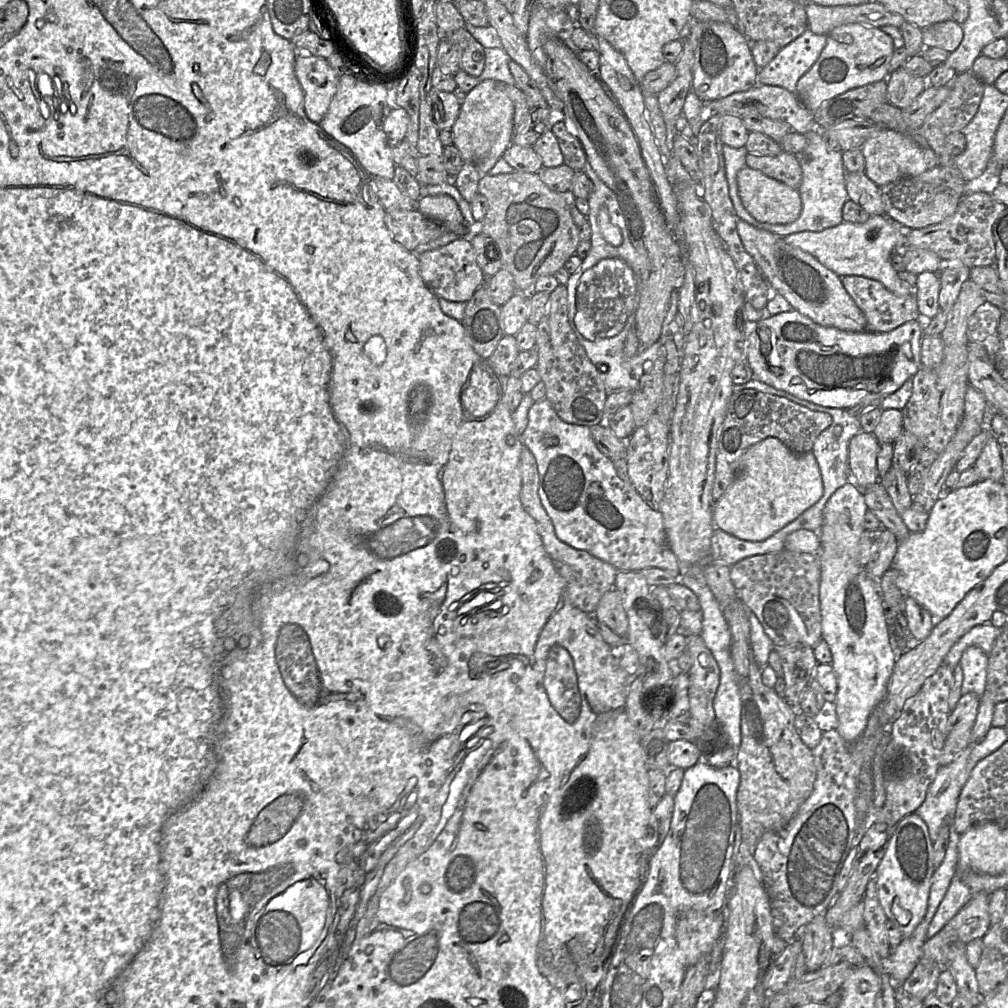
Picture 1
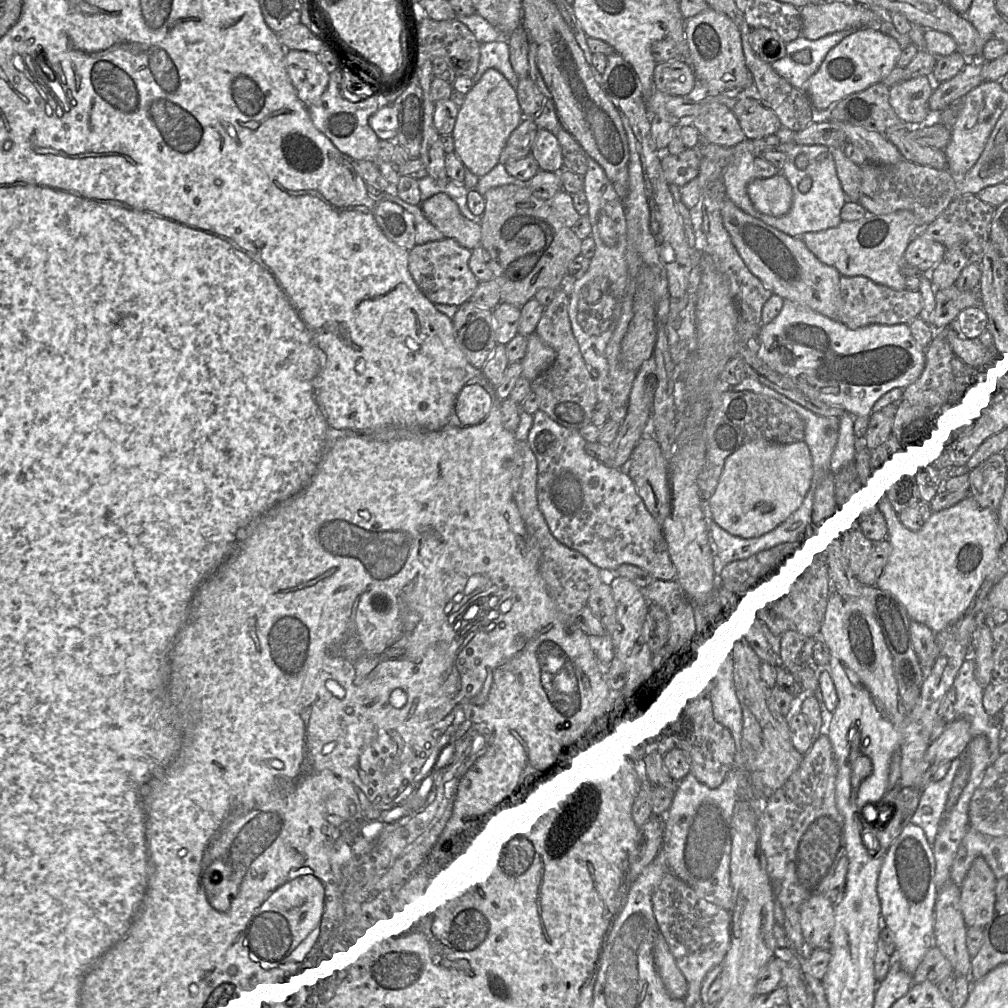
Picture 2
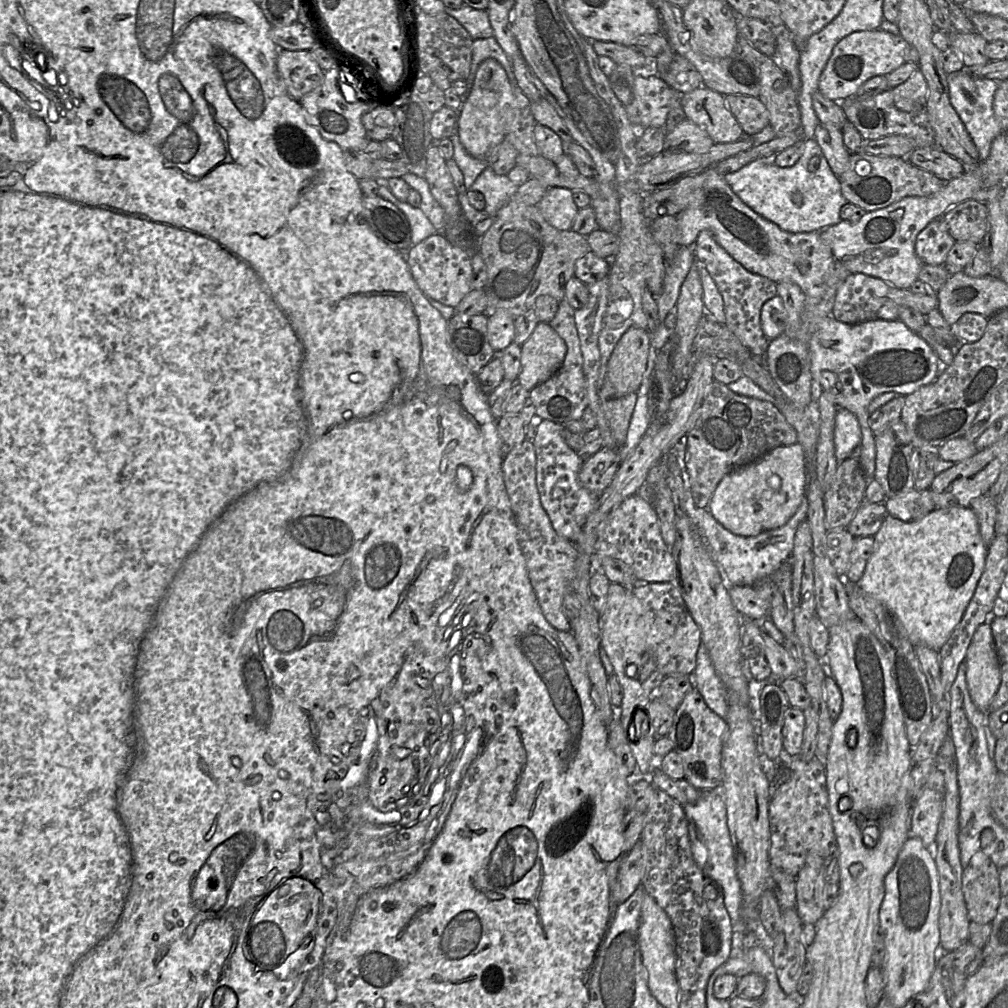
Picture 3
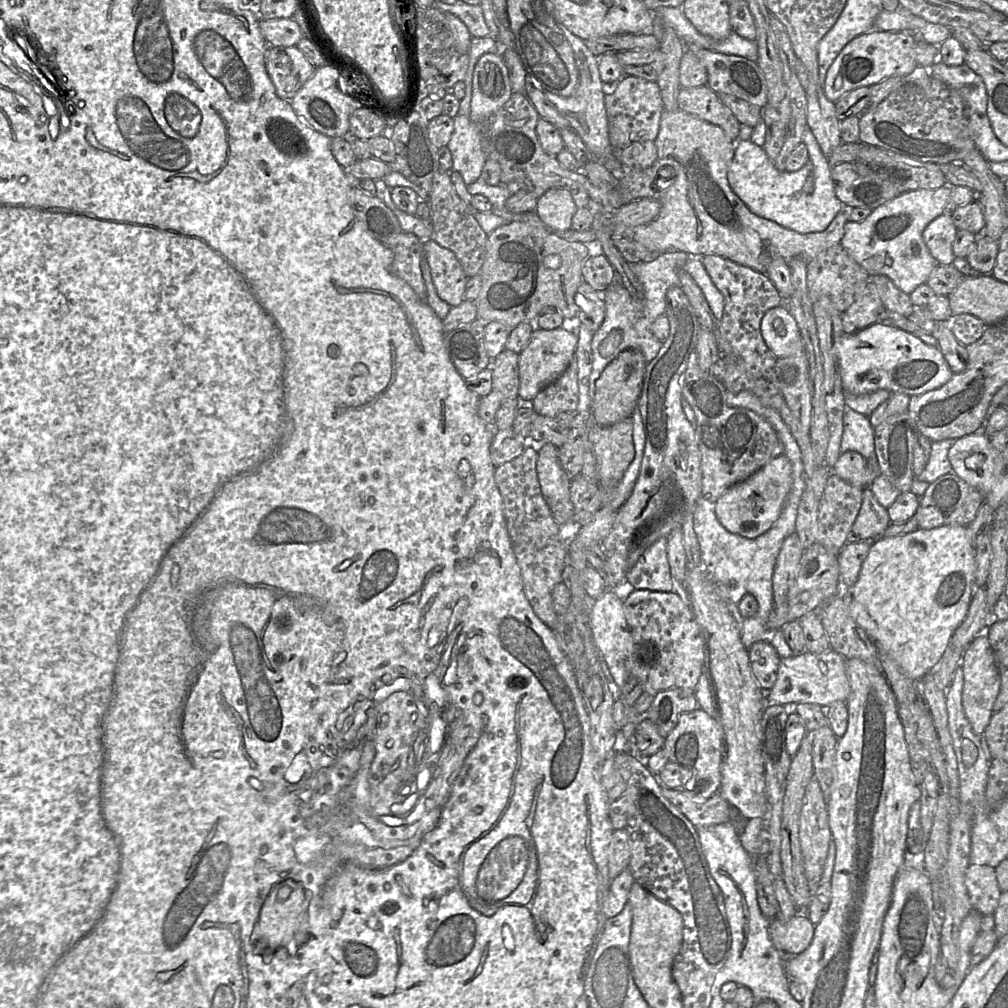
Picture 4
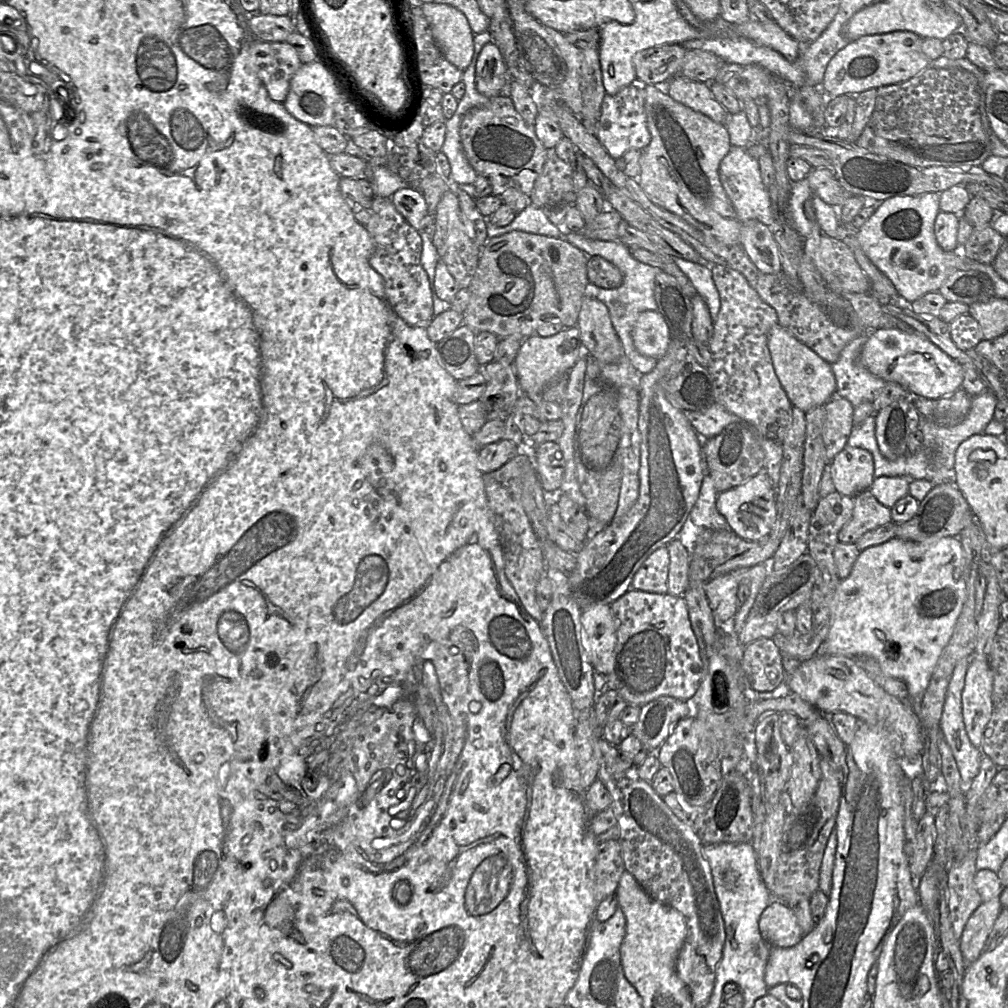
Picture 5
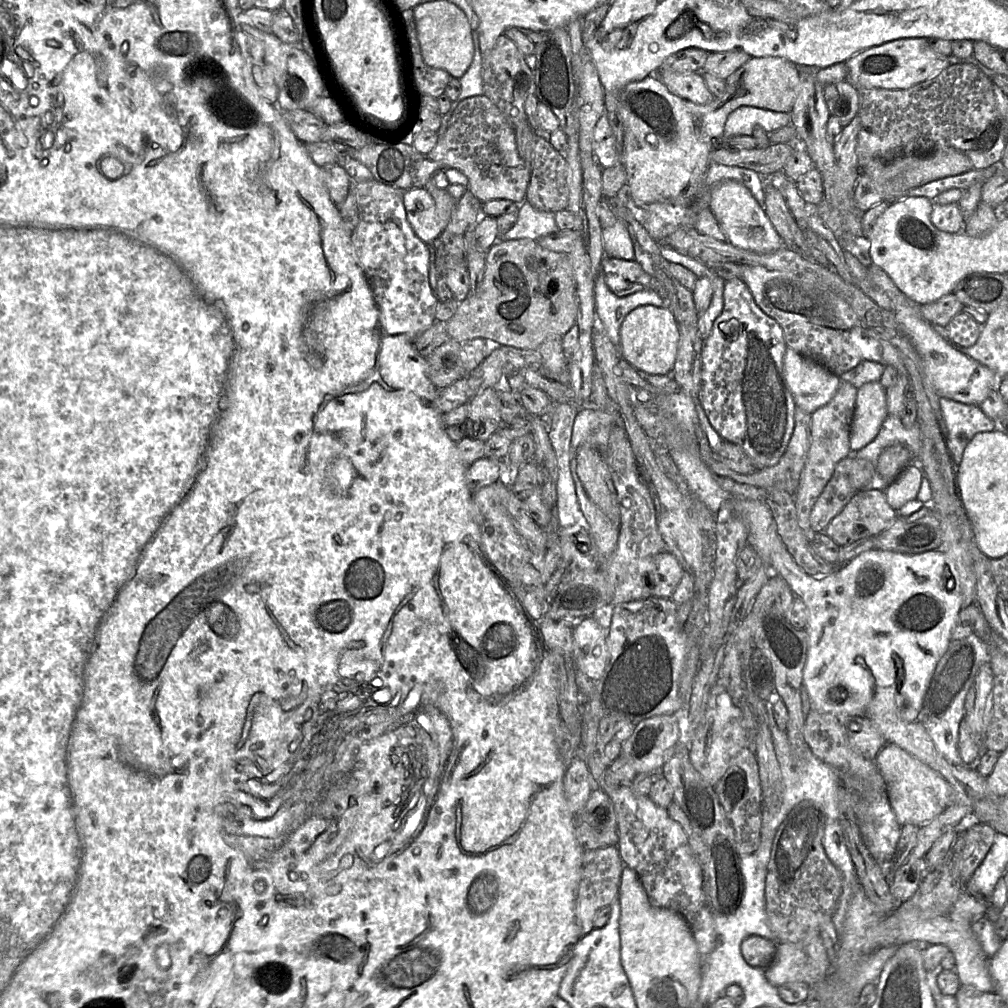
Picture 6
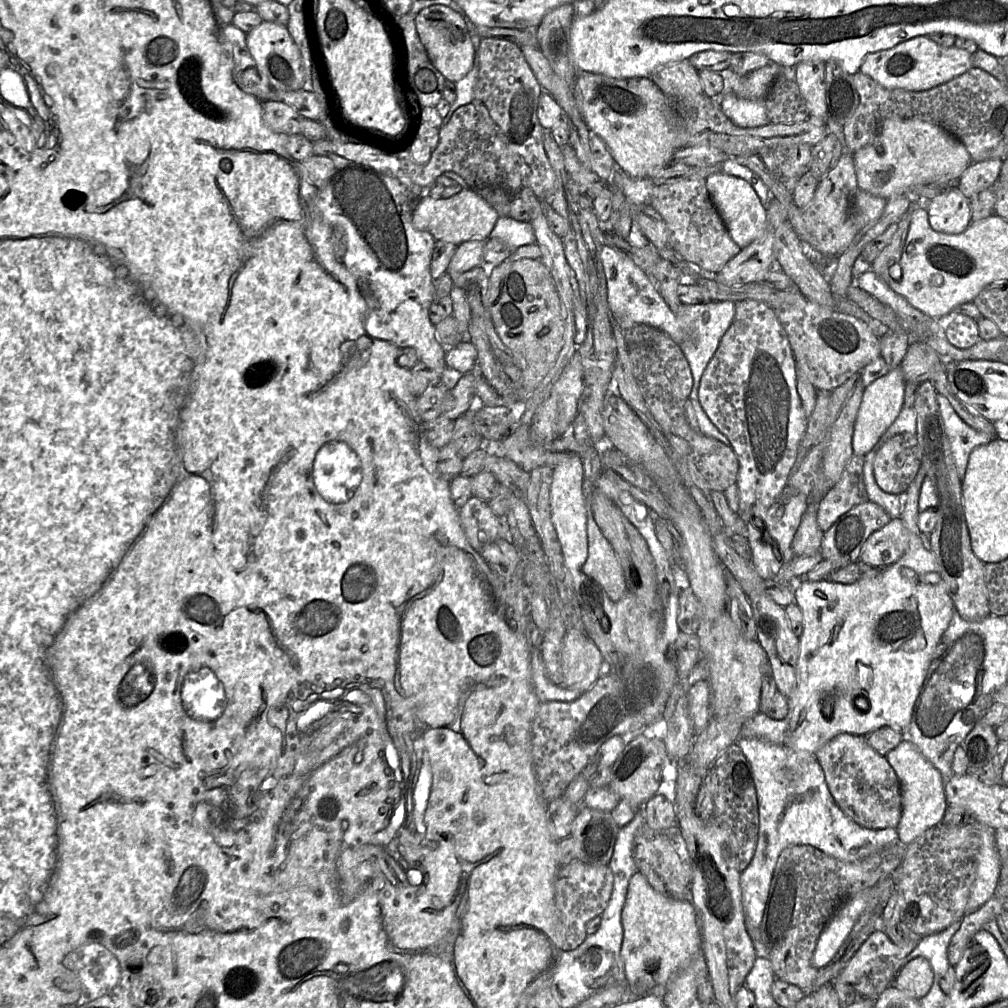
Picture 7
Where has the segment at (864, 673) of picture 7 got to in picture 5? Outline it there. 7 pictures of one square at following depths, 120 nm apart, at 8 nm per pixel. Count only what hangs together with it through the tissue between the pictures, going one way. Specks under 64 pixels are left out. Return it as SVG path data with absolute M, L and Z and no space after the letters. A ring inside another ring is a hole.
M766 470L760 471L747 481L720 492L716 507L738 537L757 541L770 533L776 520L776 488ZM958 536L935 542L912 542L894 537L864 549L849 576L841 580L836 589L831 603L831 626L816 655L872 657L886 675L905 683L913 699L922 700L966 598L964 566L964 552Z

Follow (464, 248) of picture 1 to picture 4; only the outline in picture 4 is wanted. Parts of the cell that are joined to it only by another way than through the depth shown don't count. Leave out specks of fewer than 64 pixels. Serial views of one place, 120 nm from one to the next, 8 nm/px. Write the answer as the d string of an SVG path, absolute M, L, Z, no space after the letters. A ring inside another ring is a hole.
M433 239L423 243L423 255L431 269L437 295L451 307L464 301L467 275L452 251L440 246Z

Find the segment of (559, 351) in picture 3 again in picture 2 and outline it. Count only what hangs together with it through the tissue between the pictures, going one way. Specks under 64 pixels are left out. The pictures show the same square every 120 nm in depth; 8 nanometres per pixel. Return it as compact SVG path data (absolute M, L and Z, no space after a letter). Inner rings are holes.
M536 333L530 334L526 354L520 361L521 376L532 382L552 365L555 358L556 352L553 348L545 344Z

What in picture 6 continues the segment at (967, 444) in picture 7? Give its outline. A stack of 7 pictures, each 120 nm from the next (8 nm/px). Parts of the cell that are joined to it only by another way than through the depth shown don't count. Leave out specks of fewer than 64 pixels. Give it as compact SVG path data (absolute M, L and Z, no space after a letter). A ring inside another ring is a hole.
M940 397L940 409L947 430L947 447L955 465L960 464L967 444L977 433L997 431L996 422L979 405Z

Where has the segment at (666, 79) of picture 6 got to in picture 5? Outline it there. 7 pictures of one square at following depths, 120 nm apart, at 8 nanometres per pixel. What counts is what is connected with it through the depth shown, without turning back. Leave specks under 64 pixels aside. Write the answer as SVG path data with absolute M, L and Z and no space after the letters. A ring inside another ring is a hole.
M678 75L662 87L675 101L727 125L730 113L716 100L709 83Z

